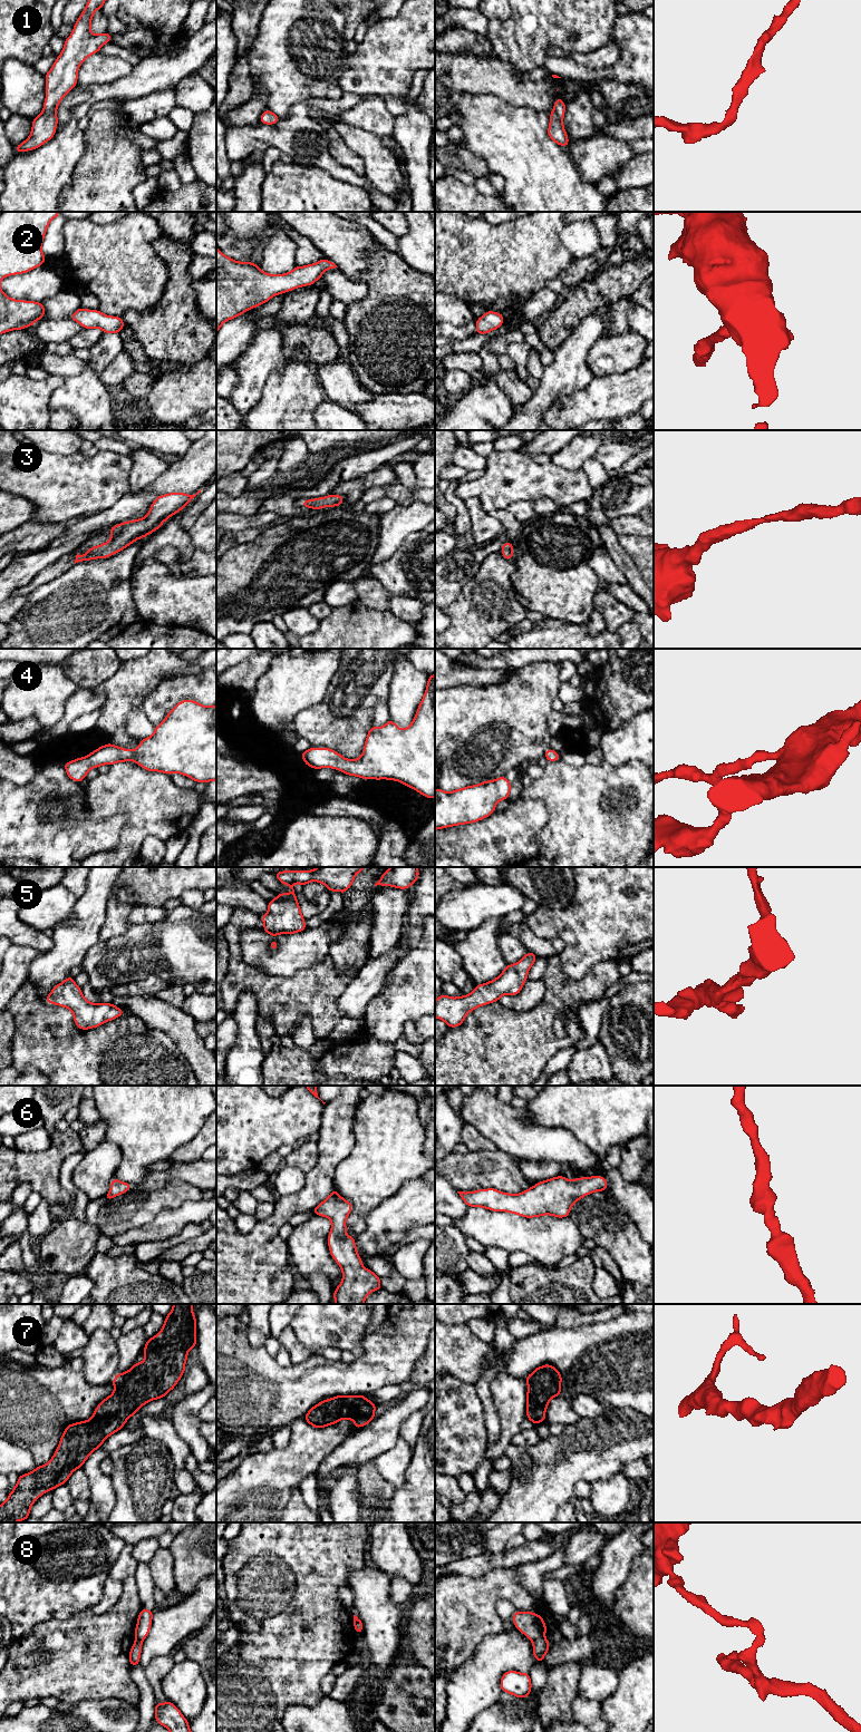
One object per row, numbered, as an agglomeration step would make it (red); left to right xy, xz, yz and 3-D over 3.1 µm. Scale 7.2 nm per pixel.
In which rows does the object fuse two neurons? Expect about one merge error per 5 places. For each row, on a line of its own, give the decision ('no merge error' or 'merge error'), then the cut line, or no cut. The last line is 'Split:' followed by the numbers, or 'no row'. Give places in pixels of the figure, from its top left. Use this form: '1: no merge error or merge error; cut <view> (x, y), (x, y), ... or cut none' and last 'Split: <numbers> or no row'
1: no merge error; cut none
2: no merge error; cut none
3: no merge error; cut none
4: no merge error; cut none
5: no merge error; cut none
6: no merge error; cut none
7: no merge error; cut none
8: merge error; cut yz (543, 1635), (532, 1641)
Split: 8

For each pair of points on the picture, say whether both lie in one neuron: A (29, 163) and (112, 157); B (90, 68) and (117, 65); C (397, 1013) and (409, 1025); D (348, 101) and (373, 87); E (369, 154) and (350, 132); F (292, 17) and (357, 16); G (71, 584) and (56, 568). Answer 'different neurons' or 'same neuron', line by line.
A: different neurons
B: same neuron
C: different neurons
D: different neurons
E: same neuron
F: different neurons
G: different neurons

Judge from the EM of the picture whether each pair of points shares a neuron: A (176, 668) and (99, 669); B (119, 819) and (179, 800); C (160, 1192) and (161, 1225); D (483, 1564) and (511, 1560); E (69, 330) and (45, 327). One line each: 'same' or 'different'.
A: different
B: different
C: different
D: same
E: same

